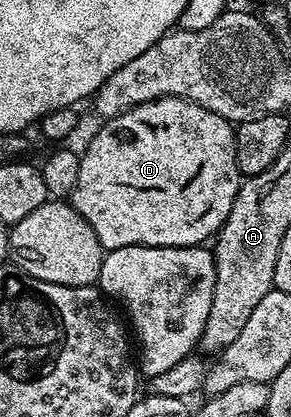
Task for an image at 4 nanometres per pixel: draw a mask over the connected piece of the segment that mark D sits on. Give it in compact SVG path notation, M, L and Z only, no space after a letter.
M165 95L162 99L152 99L146 103L135 105L113 119L104 120L102 127L93 135L93 140L80 152L79 177L75 181L75 189L68 195L68 202L73 204L83 221L95 229L95 237L99 237L99 245L105 251L114 251L124 247L200 247L212 240L221 227L229 220L231 205L235 201L235 193L242 185L243 176L237 170L235 157L234 124L219 117L219 113L211 113L211 109L203 109L203 105L191 102L190 99L176 99L174 95Z

